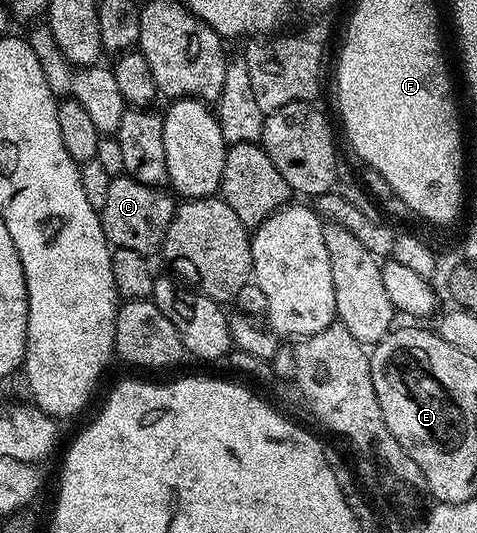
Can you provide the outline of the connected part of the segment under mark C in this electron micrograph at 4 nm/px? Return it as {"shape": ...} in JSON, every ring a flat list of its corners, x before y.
{"shape":[[127,176,113,177,110,192,106,192,106,204,98,211,109,247,133,250,145,256,152,256,155,250,157,253,163,247,177,205,177,199,167,189,147,186]]}

